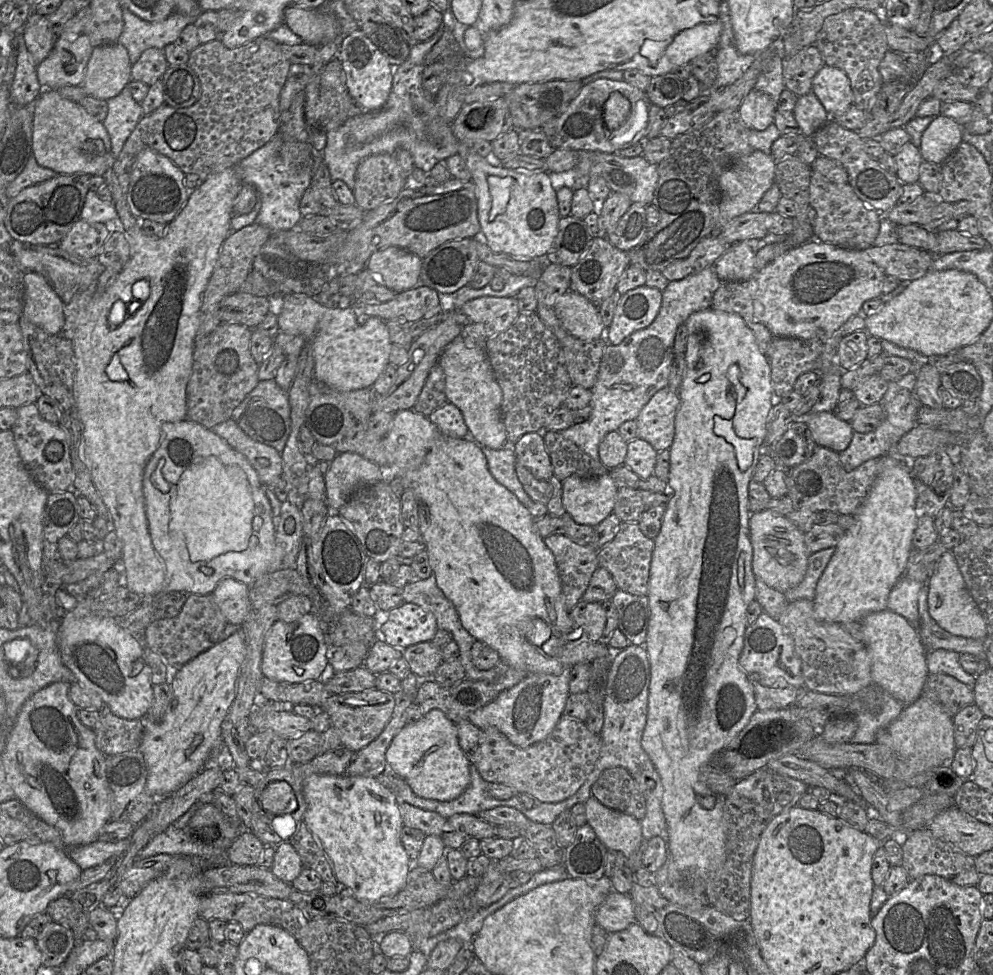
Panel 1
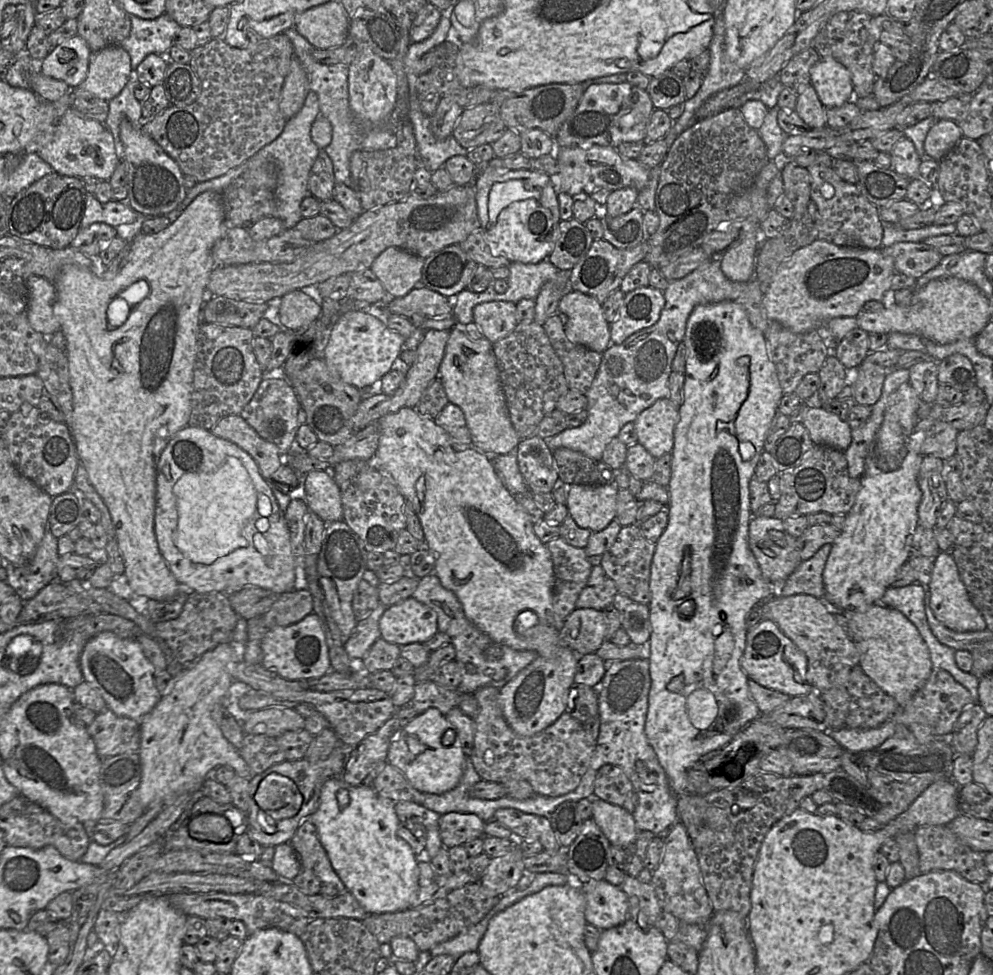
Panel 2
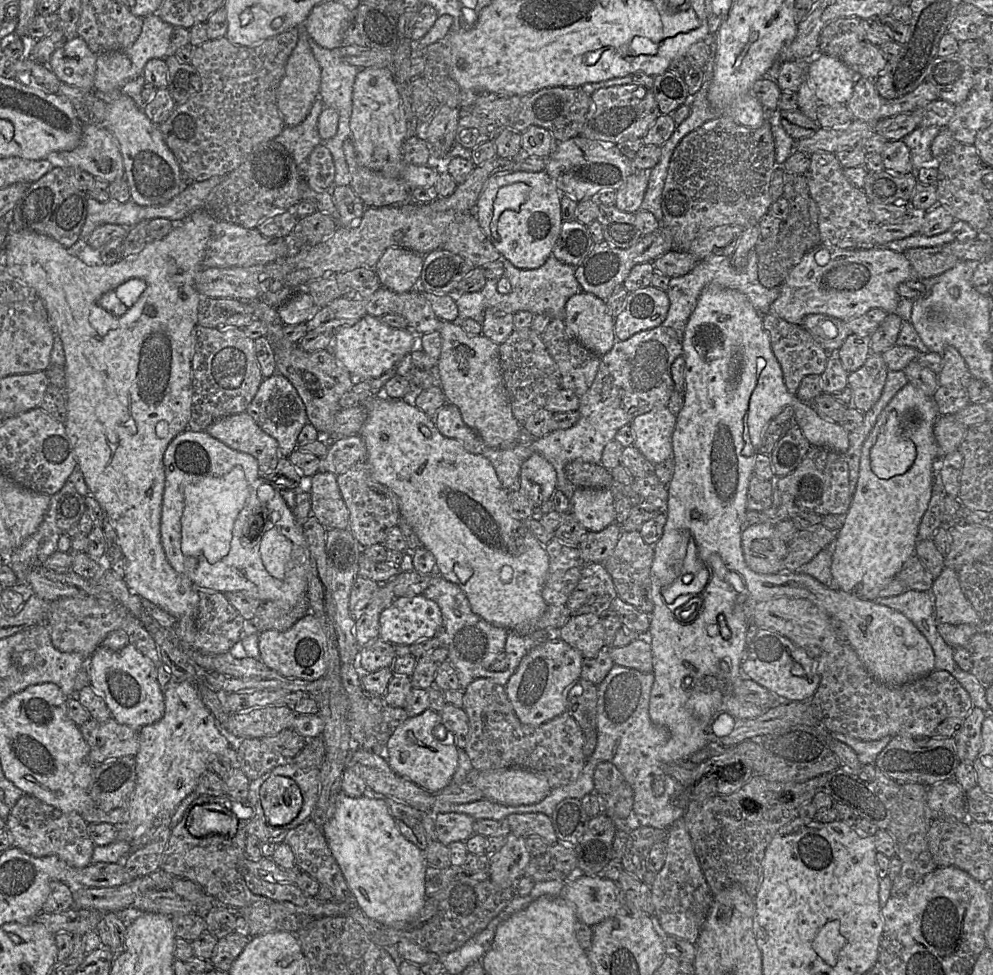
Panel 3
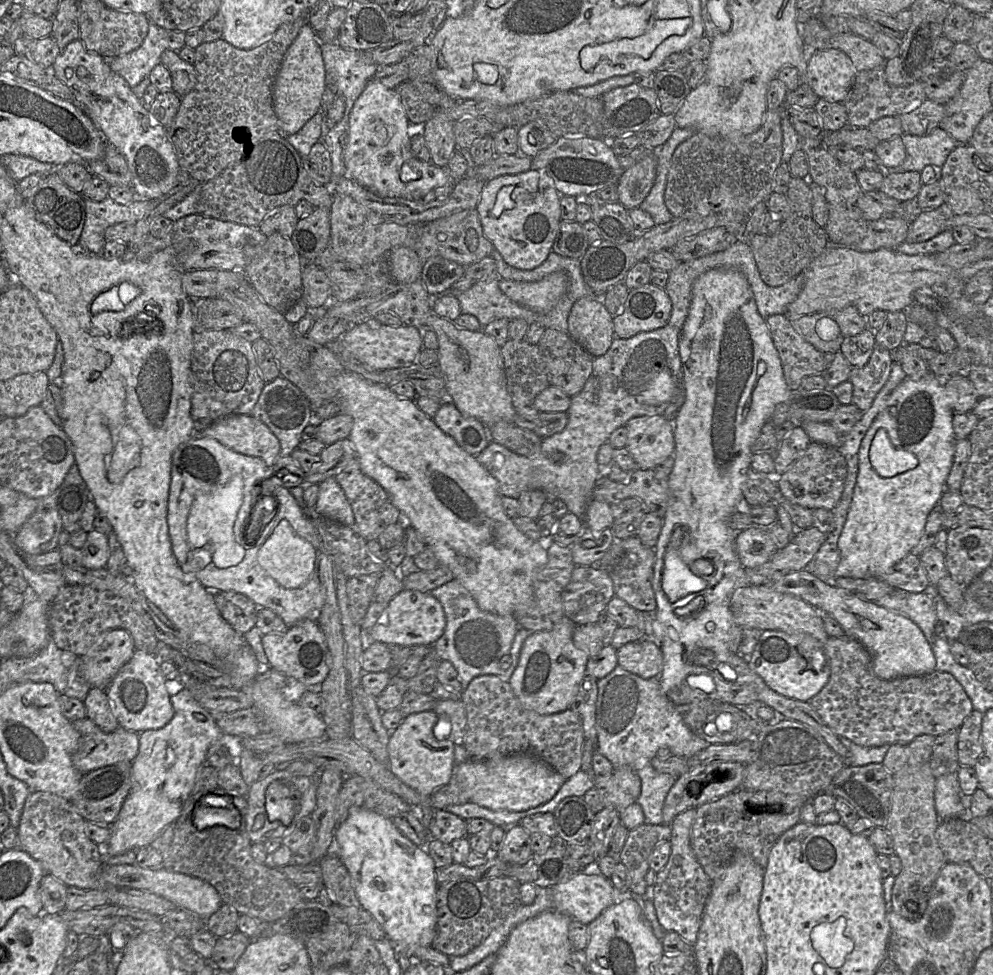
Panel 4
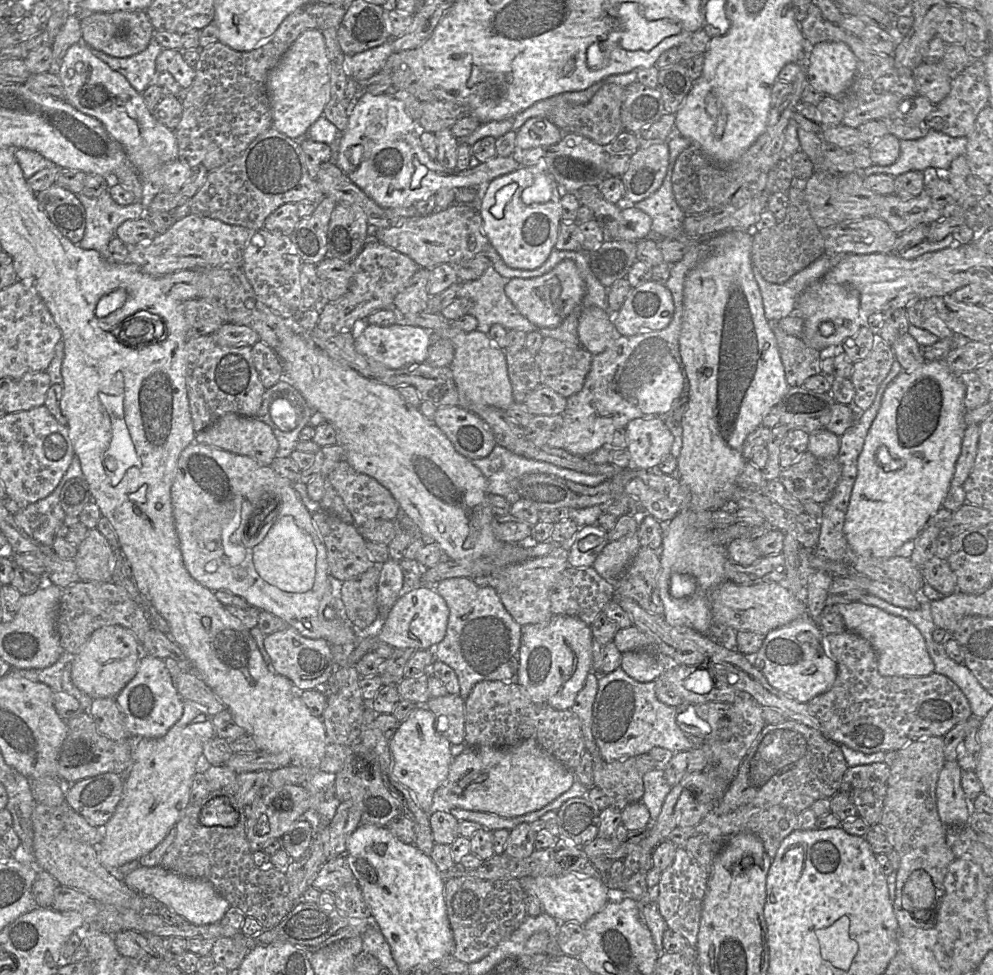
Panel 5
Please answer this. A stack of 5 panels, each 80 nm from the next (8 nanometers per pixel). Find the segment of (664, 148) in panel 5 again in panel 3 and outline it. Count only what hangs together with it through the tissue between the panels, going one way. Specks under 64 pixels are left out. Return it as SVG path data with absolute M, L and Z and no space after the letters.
M650 170L634 171L624 184L615 192L614 205L621 211L635 213L640 206L647 189Z

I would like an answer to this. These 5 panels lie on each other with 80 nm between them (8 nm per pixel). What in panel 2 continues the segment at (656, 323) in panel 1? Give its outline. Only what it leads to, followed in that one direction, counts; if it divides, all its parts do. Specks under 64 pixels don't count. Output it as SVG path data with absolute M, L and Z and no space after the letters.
M715 258L703 263L683 278L669 281L668 287L663 291L665 305L658 321L648 328L633 333L620 344L611 343L602 353L596 377L586 392L588 416L585 422L578 427L568 427L555 436L545 438L548 447L552 451L561 447L569 448L595 460L602 460L606 445L618 436L619 431L626 423L634 422L643 410L649 408L658 399L670 397L669 376L672 372L672 362L679 343L684 339L687 320L692 310L698 305L714 304L724 300L735 301L748 290L750 282L754 280L756 280L756 269L749 281L729 280L721 271L720 258Z

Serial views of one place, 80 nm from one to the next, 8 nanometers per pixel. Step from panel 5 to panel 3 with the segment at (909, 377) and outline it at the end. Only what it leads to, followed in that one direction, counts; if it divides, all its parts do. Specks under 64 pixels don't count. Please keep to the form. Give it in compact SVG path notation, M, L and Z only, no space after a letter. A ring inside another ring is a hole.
M909 382L893 396L878 416L863 443L856 489L844 524L833 541L831 573L838 589L862 599L876 601L879 592L896 577L904 562L915 553L919 524L933 490L938 460L938 445L933 428L938 417L933 397L927 396ZM891 411L897 413L901 435L914 443L916 458L905 473L882 479L871 469L870 451Z

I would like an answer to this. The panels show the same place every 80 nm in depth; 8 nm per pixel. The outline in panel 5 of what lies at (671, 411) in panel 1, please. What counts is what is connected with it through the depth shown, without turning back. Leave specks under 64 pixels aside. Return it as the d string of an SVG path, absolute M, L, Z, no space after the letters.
M663 416L633 419L627 424L626 431L627 450L630 453L632 462L629 468L657 470L659 464L668 455L671 455L670 453L675 442L675 437L667 427Z

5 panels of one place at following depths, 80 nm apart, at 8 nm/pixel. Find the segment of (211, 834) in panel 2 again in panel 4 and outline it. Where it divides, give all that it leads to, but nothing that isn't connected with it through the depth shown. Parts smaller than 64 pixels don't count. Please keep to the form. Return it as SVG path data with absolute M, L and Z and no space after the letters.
M207 794L194 808L193 824L199 831L212 826L235 830L240 826L240 812L229 798Z

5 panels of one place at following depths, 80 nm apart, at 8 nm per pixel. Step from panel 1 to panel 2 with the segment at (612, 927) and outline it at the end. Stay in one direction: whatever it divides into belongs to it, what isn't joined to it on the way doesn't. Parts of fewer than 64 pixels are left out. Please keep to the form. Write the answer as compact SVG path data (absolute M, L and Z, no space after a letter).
M590 880L581 887L586 899L585 919L605 930L622 924L629 918L629 900L621 887L602 880Z

